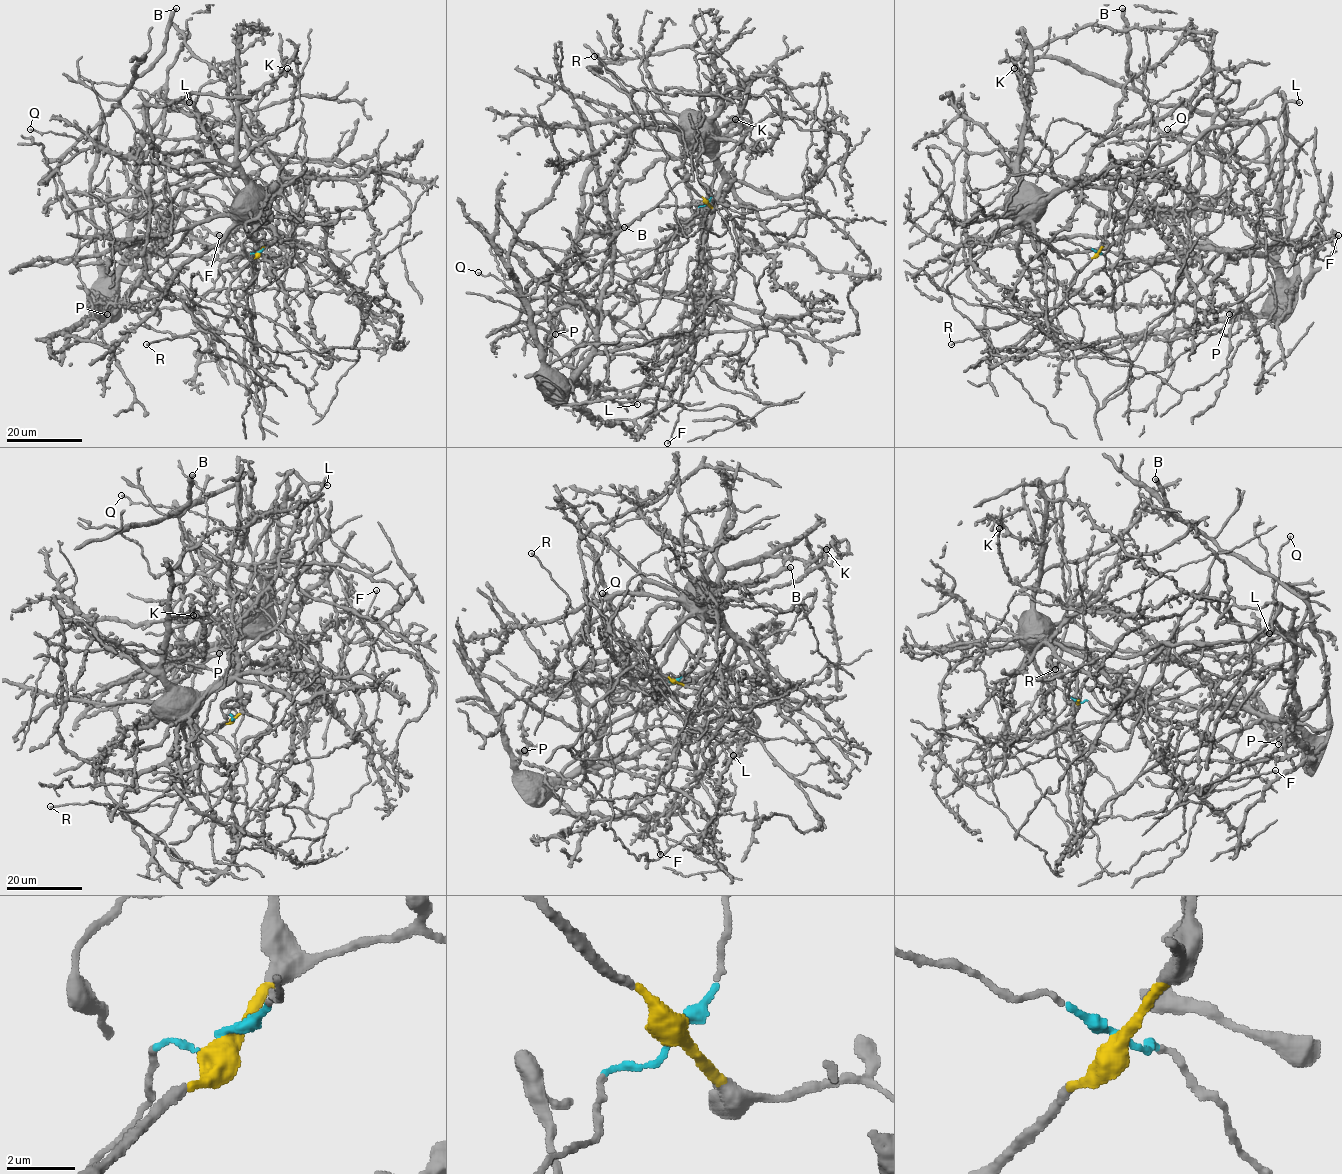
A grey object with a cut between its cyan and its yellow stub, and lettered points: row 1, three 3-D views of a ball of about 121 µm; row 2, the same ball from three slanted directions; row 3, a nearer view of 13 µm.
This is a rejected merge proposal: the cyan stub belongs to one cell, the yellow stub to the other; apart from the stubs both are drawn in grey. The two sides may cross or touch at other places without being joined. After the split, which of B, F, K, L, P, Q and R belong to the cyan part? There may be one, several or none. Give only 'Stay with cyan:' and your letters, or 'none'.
Stay with cyan: F, P, Q, R

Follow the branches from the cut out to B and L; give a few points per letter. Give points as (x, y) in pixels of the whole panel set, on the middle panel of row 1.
B: (706, 203), (708, 213), (636, 257), (602, 234), (581, 256), (589, 265), (568, 262), (578, 238), (624, 227)
L: (706, 203), (710, 258), (696, 325), (644, 380), (623, 391), (637, 404)

